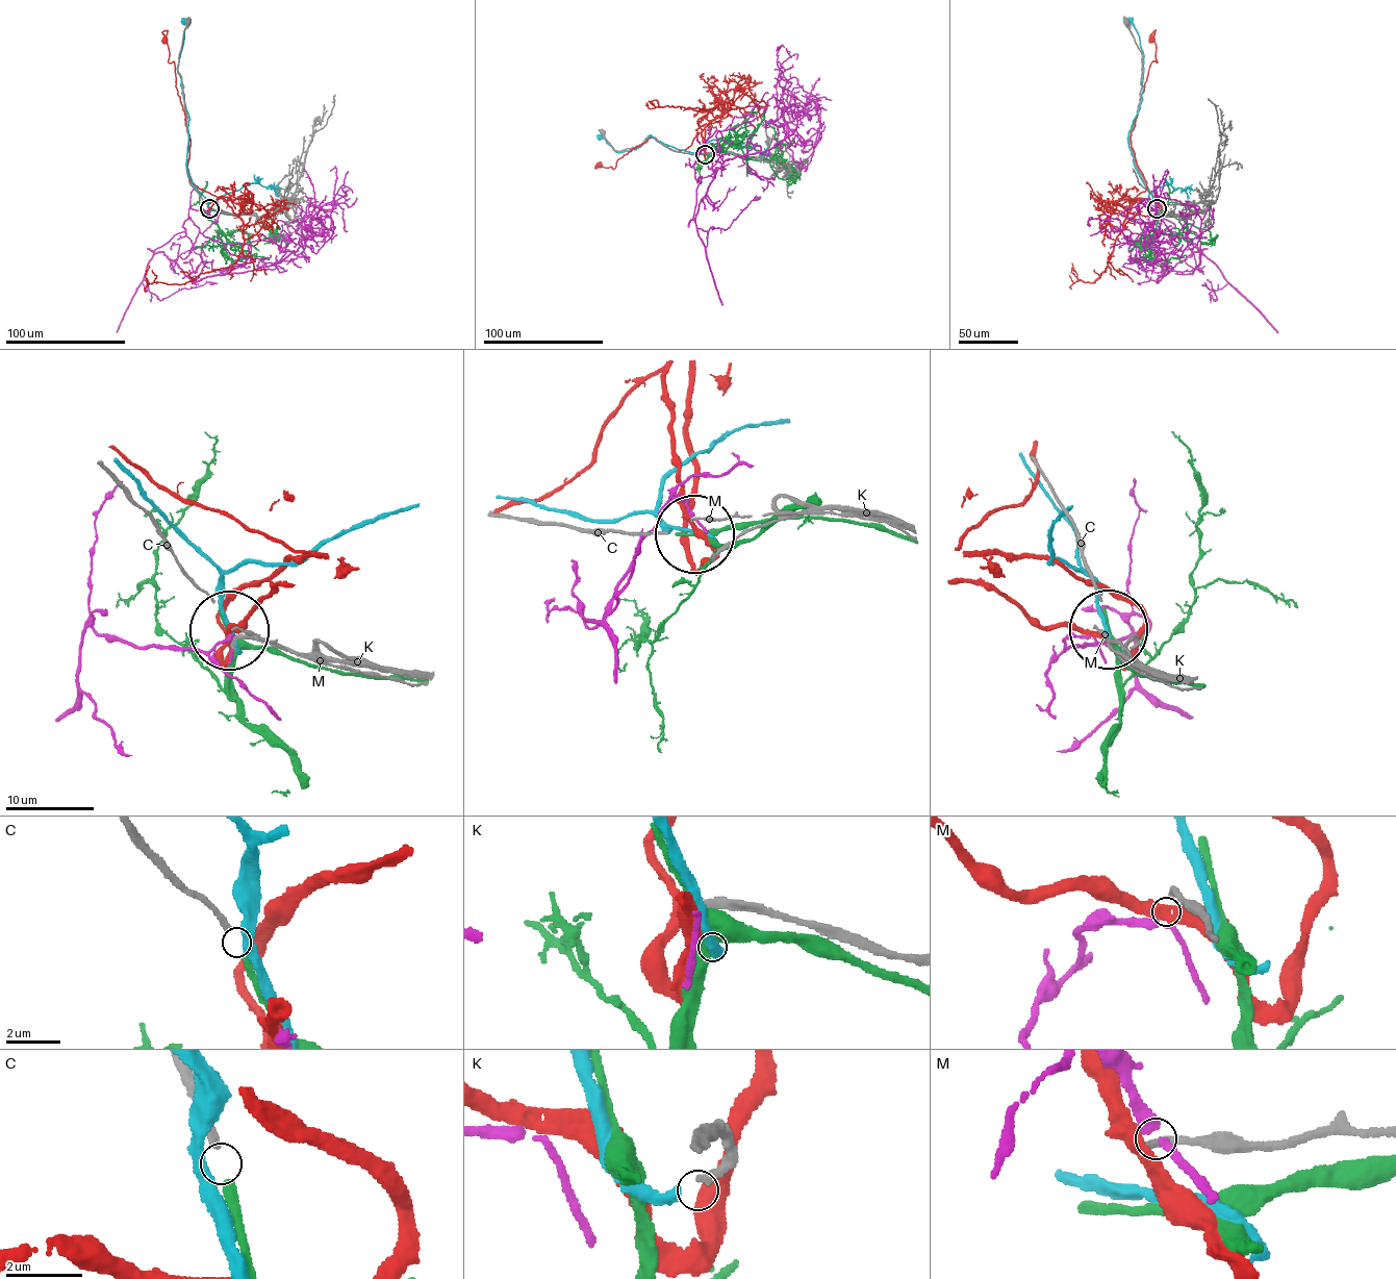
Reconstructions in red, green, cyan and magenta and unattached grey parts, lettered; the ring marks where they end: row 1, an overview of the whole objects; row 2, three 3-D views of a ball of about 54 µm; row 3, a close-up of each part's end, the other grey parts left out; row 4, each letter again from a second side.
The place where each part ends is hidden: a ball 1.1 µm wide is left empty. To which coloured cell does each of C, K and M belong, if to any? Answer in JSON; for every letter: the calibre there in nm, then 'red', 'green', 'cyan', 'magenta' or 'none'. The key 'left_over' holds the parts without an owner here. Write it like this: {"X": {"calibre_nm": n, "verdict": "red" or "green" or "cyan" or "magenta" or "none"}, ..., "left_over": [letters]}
{"C": {"calibre_nm": 200, "verdict": "green"}, "K": {"calibre_nm": 240, "verdict": "cyan"}, "M": {"calibre_nm": 200, "verdict": "magenta"}, "left_over": []}

